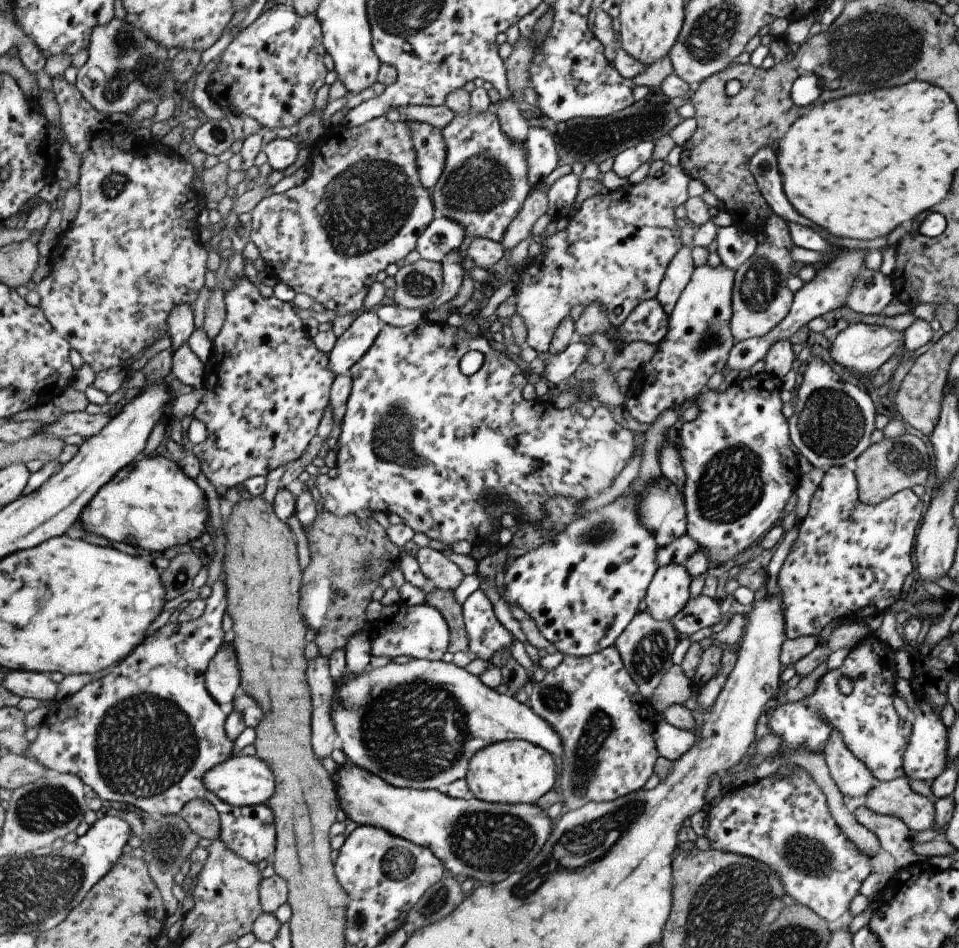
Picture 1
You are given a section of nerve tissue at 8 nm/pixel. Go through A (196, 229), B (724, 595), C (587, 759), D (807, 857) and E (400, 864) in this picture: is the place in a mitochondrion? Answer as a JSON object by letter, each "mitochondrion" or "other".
{"A":"other","B":"other","C":"mitochondrion","D":"mitochondrion","E":"mitochondrion"}

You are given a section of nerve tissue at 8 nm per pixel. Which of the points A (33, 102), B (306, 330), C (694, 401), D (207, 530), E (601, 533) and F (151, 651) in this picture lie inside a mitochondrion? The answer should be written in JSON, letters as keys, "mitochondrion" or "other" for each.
{"A":"other","B":"other","C":"other","D":"other","E":"mitochondrion","F":"other"}

